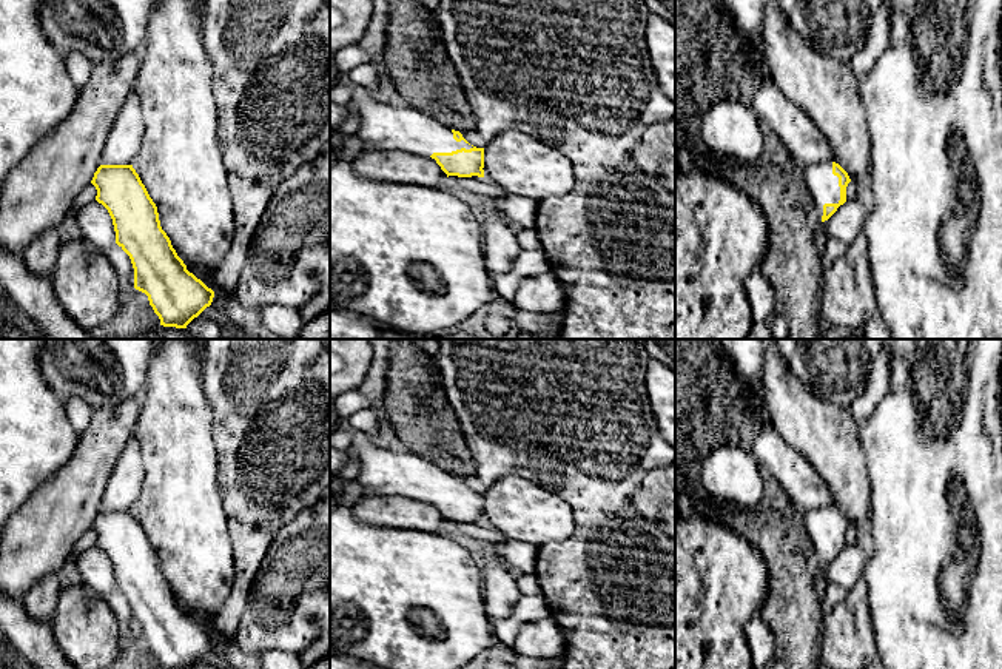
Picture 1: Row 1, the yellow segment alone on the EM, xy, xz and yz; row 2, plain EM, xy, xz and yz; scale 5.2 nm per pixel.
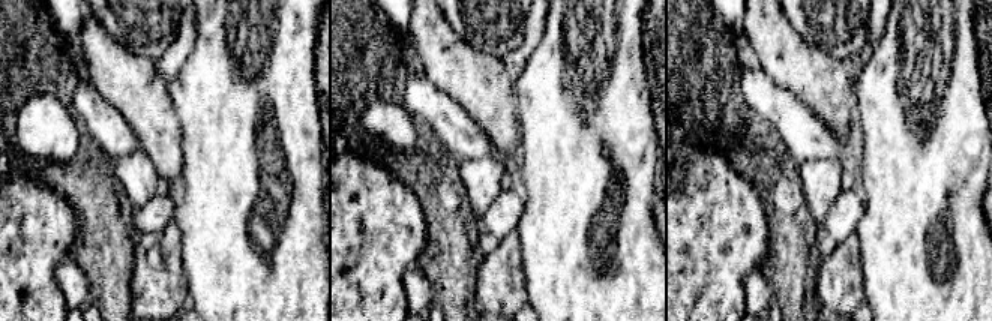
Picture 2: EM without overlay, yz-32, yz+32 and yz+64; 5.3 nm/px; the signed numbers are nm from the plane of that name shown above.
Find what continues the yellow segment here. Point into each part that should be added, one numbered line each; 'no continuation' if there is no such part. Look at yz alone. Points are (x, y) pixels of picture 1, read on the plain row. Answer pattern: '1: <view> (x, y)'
1: yz (823, 531)

